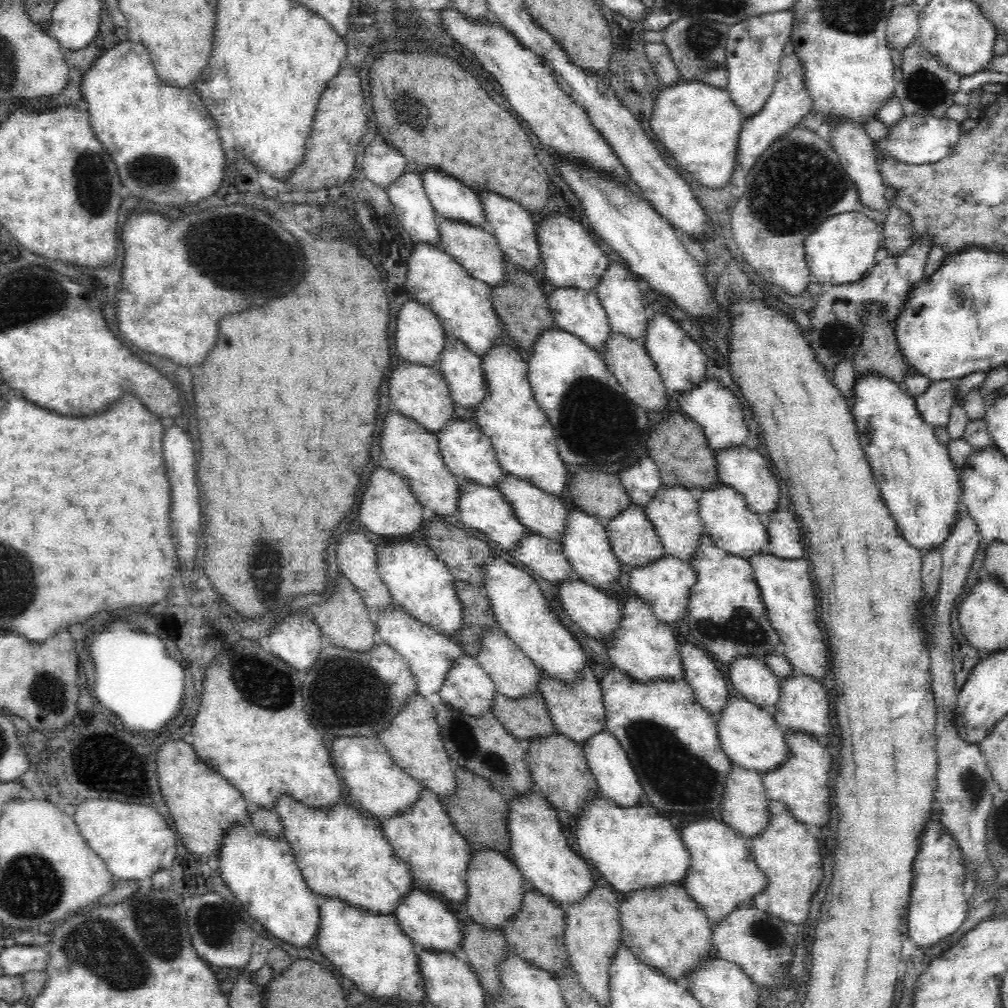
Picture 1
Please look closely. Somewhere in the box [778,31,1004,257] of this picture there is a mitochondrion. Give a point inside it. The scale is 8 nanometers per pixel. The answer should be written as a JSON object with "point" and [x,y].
{"point":[924,89]}

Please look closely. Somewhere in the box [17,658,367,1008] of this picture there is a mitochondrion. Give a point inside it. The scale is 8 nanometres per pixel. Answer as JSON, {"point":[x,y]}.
{"point":[121,960]}

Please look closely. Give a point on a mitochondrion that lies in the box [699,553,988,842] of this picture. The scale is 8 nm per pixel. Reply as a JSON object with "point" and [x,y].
{"point":[972,789]}

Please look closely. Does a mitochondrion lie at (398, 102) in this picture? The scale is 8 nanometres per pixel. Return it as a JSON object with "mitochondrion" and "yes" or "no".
{"mitochondrion":"yes"}

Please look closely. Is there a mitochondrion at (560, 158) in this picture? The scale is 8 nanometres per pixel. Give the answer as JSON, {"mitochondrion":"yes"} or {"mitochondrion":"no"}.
{"mitochondrion":"no"}

